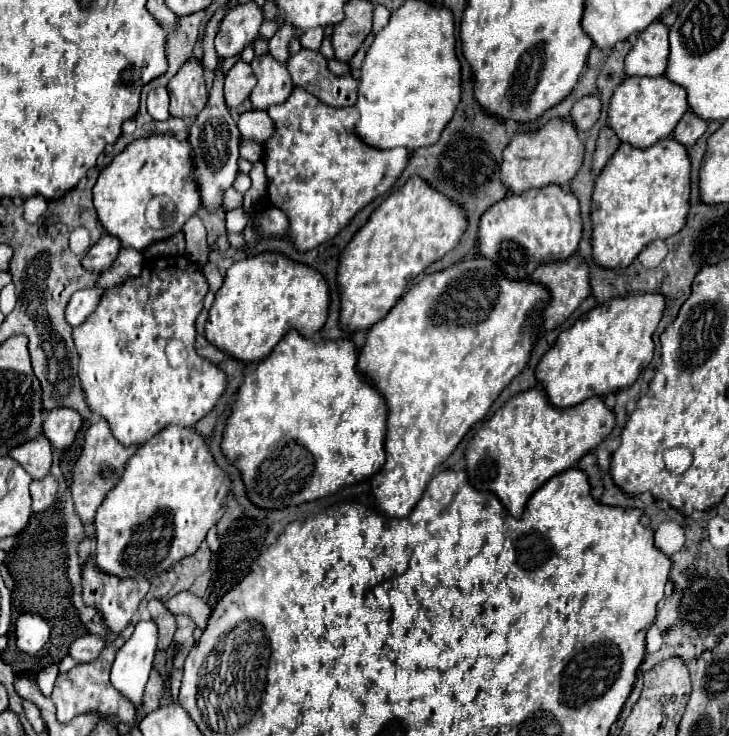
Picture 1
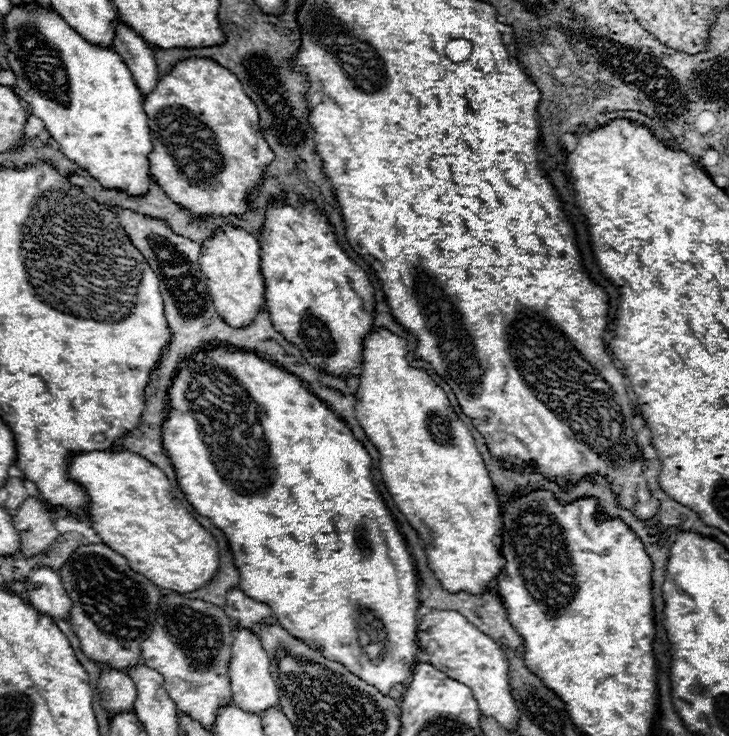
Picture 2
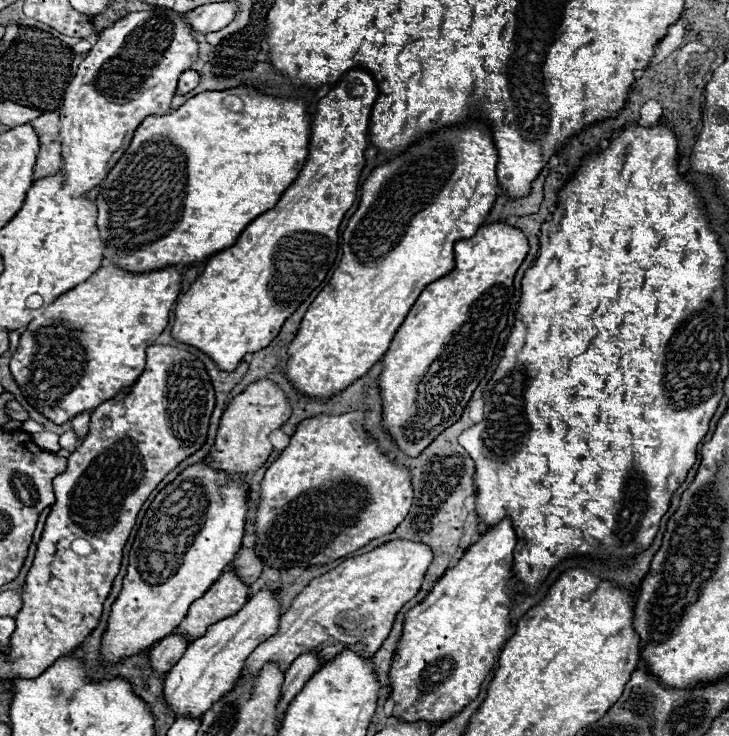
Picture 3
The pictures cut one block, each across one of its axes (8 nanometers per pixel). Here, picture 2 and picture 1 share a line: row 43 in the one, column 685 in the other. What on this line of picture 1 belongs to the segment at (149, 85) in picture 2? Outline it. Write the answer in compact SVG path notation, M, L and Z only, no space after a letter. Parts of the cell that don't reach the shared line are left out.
M688 110L684 118L678 122L676 130L672 132L672 138L676 138L684 146L692 146L706 132L706 128L708 128L708 122L698 114L694 114L692 110Z

